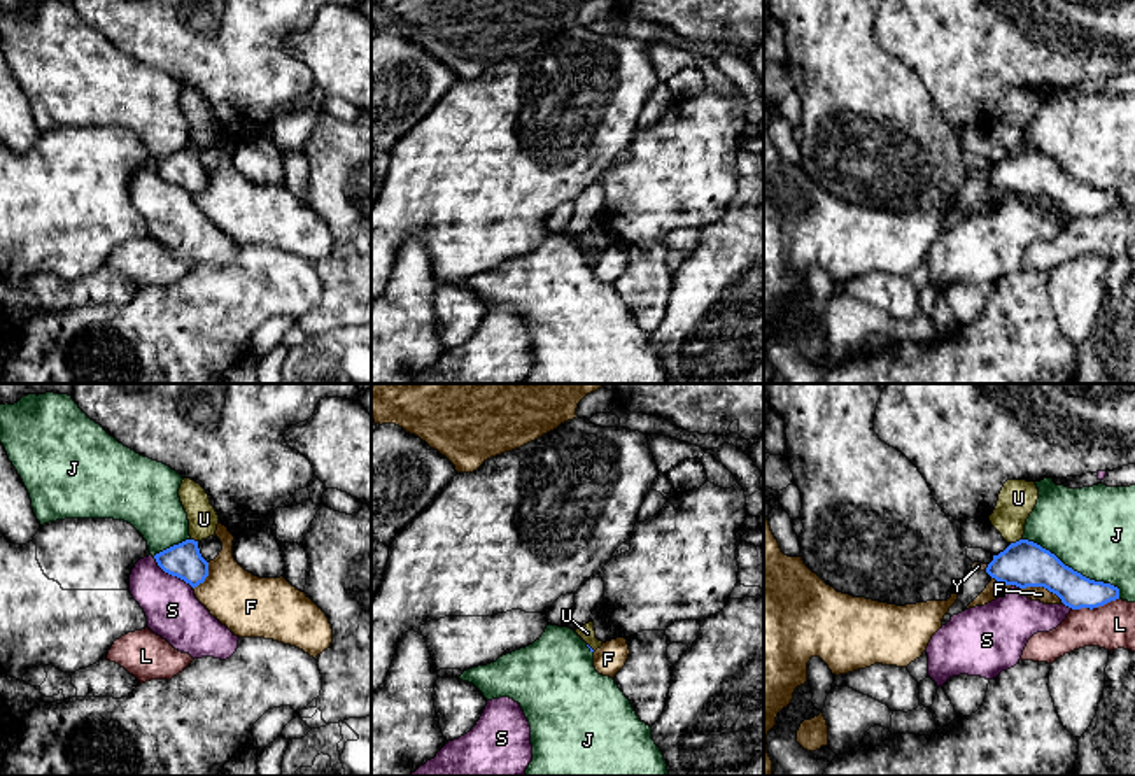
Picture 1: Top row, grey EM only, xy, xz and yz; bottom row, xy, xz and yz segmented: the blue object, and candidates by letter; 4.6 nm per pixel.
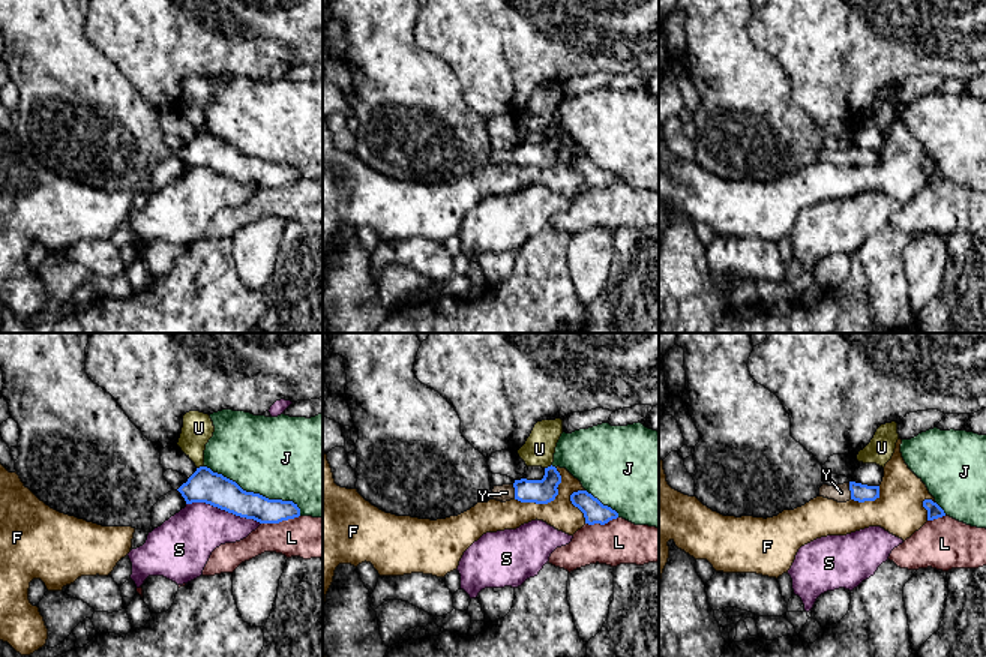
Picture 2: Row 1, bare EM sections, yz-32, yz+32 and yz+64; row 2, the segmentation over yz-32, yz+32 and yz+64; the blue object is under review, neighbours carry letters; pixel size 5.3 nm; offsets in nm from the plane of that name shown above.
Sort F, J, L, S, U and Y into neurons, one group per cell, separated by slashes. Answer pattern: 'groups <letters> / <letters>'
groups F / J / L / S / U / Y

